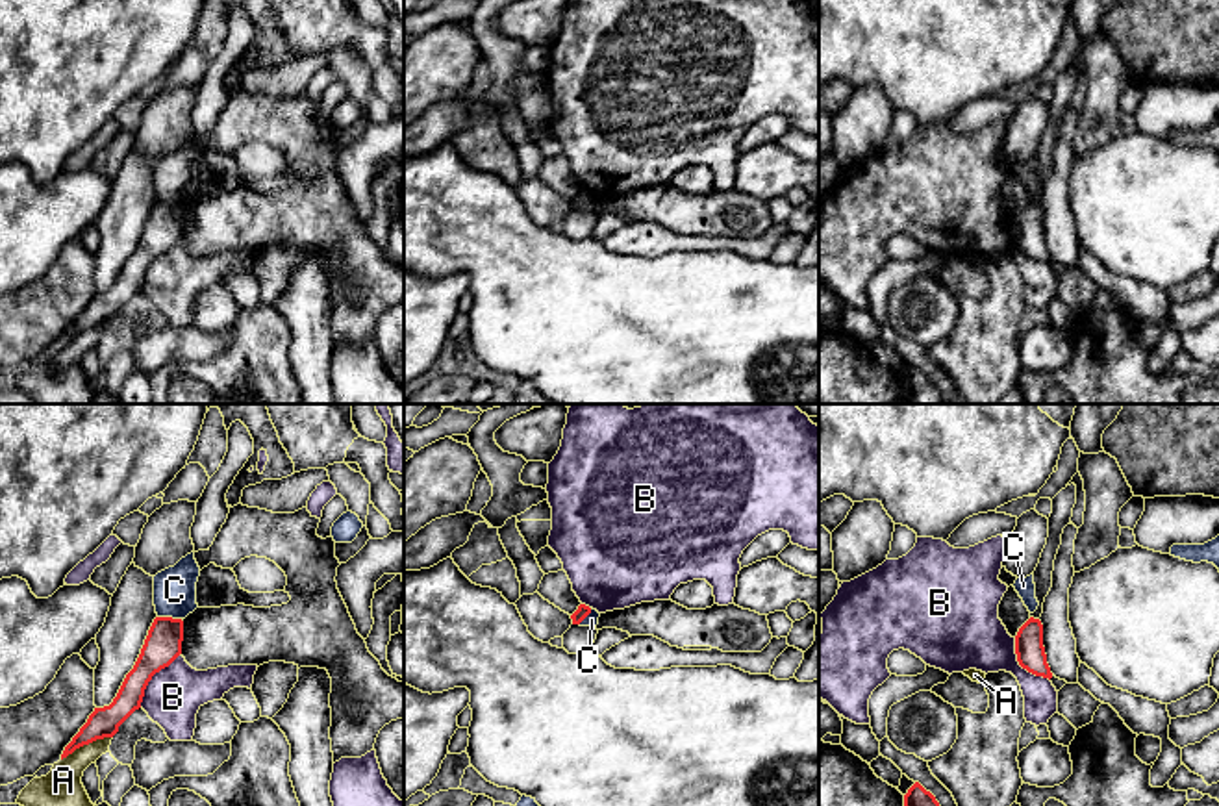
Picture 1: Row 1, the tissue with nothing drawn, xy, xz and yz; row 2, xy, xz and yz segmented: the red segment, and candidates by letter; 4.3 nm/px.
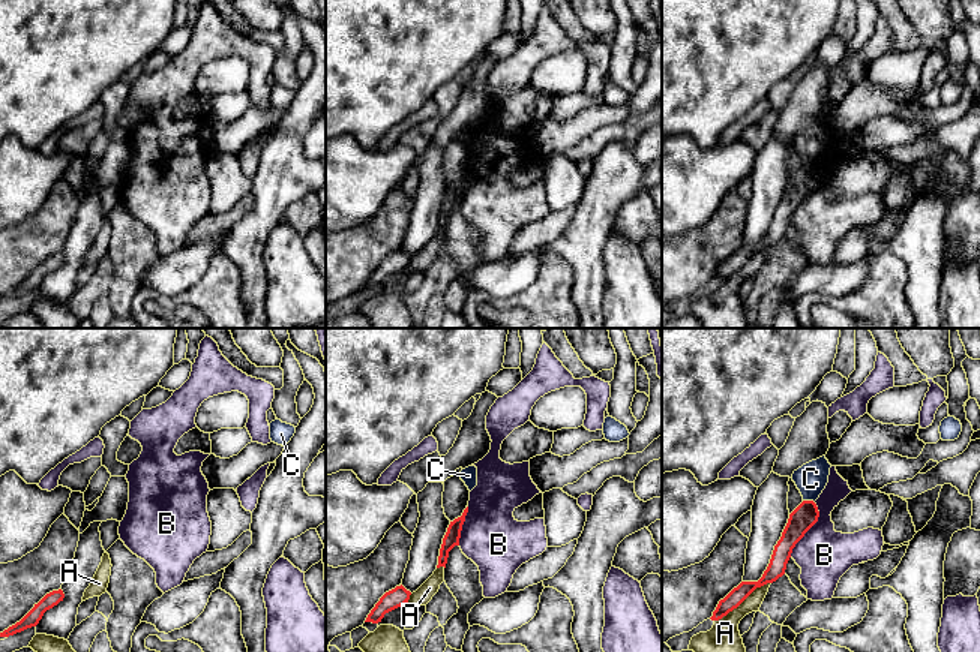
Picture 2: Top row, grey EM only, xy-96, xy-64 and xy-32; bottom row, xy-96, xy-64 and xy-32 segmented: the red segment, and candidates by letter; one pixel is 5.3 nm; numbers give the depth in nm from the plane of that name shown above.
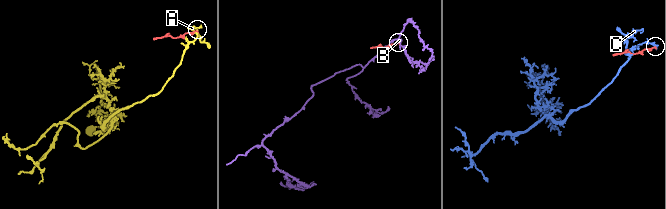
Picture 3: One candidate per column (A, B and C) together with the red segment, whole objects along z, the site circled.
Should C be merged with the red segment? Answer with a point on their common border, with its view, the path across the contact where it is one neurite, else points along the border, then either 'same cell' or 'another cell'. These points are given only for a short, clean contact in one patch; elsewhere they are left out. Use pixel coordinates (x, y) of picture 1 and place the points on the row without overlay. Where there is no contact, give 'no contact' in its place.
contact xy (169, 202); another cell

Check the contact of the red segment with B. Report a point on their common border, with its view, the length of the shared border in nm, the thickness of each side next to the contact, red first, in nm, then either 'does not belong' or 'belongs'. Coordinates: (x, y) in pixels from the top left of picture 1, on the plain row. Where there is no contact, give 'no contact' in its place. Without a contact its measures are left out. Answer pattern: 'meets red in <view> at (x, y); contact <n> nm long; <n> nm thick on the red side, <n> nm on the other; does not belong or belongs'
meets red in xy at (150, 264); contact 280 nm long; 160 nm thick on the red side, 240 nm on the other; does not belong

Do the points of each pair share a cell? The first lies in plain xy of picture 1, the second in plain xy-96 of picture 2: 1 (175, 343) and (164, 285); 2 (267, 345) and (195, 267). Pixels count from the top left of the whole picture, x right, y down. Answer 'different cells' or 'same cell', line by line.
1: same cell
2: different cells

